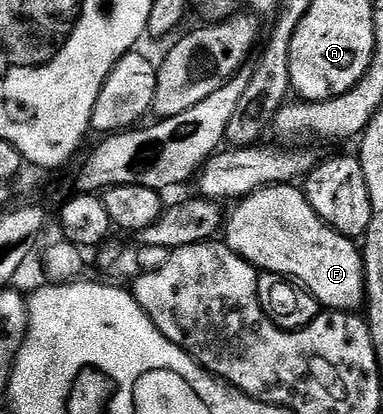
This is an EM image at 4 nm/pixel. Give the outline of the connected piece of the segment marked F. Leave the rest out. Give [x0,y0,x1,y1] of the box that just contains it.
[226,182,364,312]

